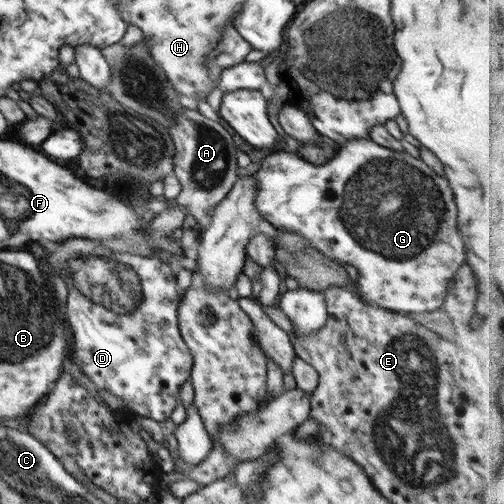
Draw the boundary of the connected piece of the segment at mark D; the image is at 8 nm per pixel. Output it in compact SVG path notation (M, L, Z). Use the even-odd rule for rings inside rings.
M68 238L64 242L50 242L48 246L48 262L50 262L50 270L56 270L62 274L62 278L68 284L68 306L66 306L66 316L68 316L68 324L70 326L71 336L71 354L72 361L76 362L80 369L88 376L88 379L94 383L94 387L99 390L105 390L108 394L113 394L121 398L121 402L130 411L130 415L134 417L150 418L156 420L160 424L170 421L170 416L176 403L179 400L179 391L181 386L191 376L193 365L193 356L188 346L182 338L178 326L177 311L179 310L179 295L176 282L176 275L169 263L162 261L159 256L140 256L138 254L128 254L128 252L112 252L108 248L104 248L100 241L96 239Z

